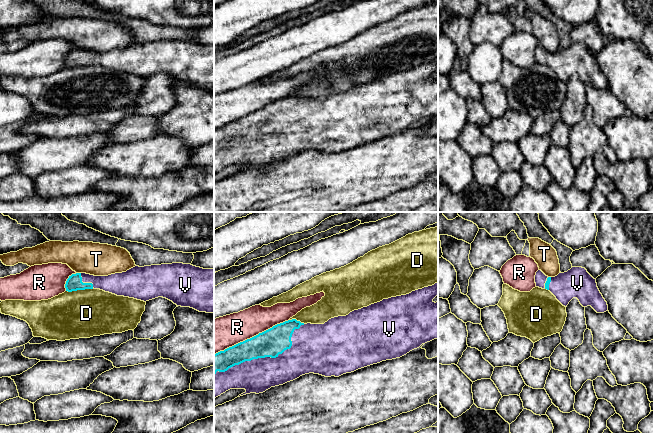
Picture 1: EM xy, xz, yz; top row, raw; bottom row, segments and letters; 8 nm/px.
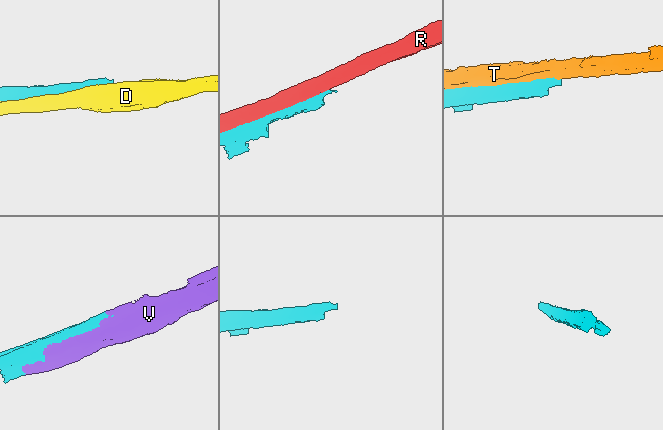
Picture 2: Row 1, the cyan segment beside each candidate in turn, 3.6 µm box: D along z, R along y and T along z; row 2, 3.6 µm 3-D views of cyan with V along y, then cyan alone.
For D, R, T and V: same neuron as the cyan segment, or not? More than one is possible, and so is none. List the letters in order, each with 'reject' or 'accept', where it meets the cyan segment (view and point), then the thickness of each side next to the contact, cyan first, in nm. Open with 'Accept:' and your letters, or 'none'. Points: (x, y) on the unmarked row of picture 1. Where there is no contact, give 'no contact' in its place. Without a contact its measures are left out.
Accept: V
D: reject | xy (79, 65) | 120/380 nm
R: reject | xz (252, 113) | 220/260 nm
T: reject | xy (78, 49) | 120/260 nm
V: accept | xz (265, 132) | 220/280 nm

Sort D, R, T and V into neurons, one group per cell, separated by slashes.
D / R / T / V

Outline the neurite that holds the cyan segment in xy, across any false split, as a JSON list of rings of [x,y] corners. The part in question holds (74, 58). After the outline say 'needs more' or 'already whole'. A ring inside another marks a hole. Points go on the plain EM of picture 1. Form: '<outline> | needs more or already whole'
[[[191,40],[135,42],[108,52],[76,49],[69,52],[65,64],[68,68],[100,65],[144,78],[163,73],[177,82],[214,89],[214,45]]] | needs more

